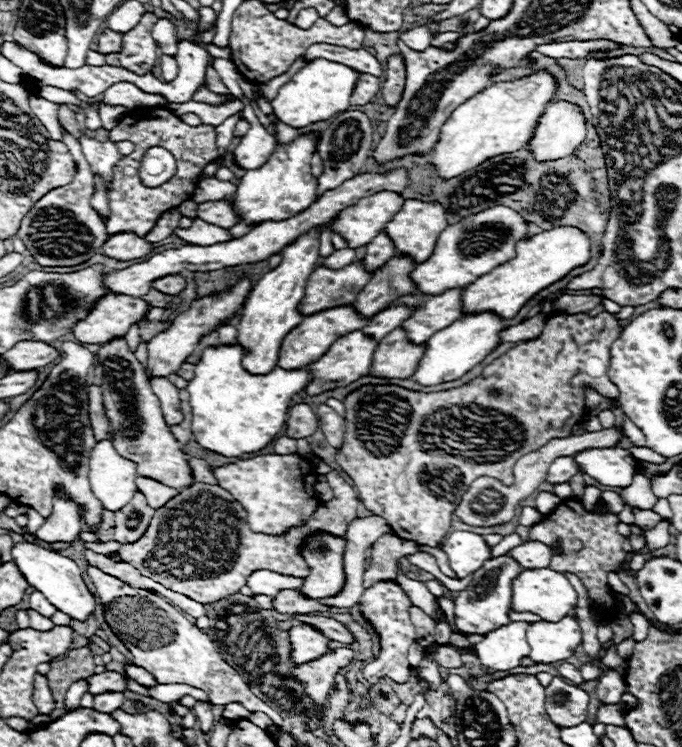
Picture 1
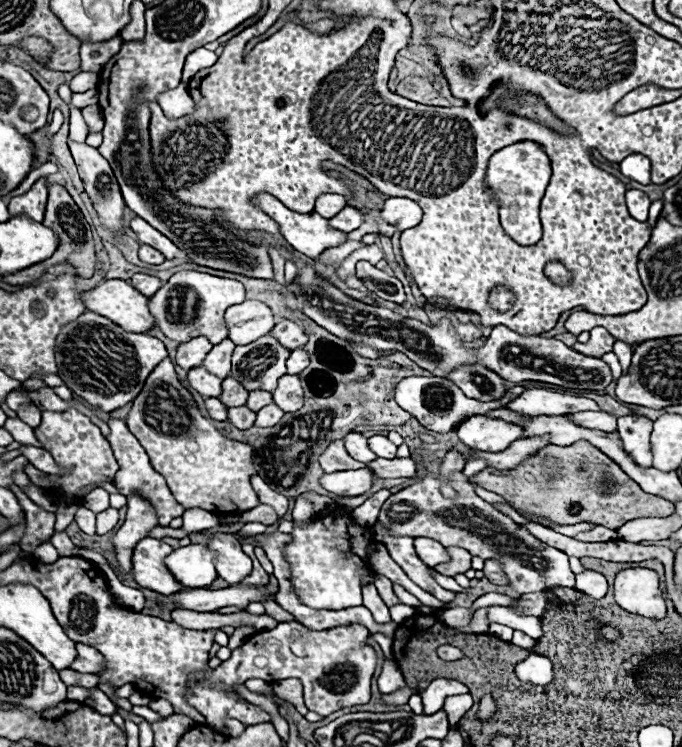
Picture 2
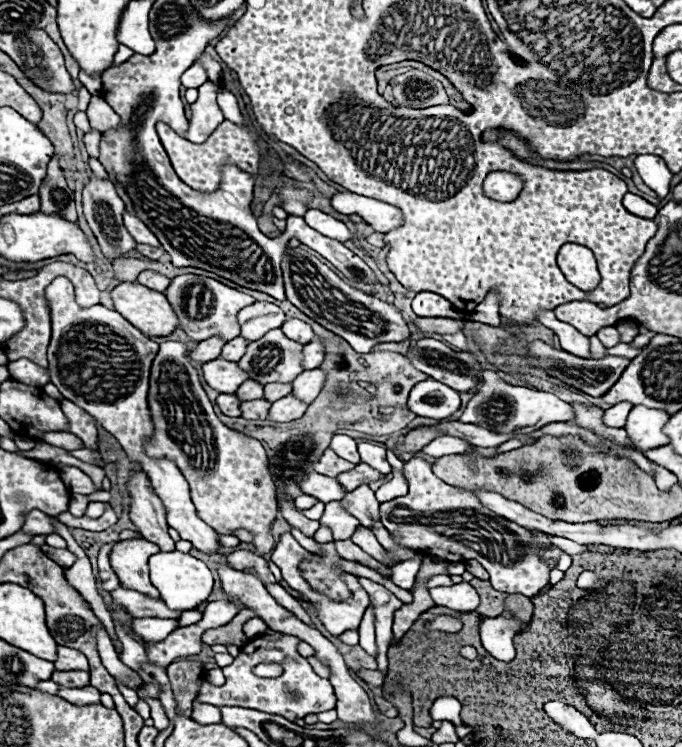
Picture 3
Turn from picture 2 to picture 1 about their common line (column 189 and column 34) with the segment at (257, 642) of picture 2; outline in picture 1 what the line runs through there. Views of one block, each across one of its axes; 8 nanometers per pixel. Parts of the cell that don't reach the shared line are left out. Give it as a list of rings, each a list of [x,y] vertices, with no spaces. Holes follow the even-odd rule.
[[[36,674],[36,680],[34,680],[34,704],[42,714],[50,714],[54,710],[54,698],[48,688],[48,680],[46,676],[40,676],[40,674]]]

